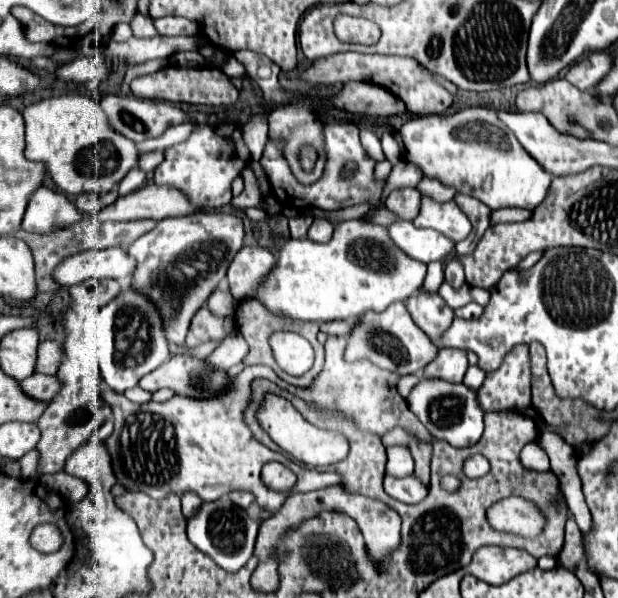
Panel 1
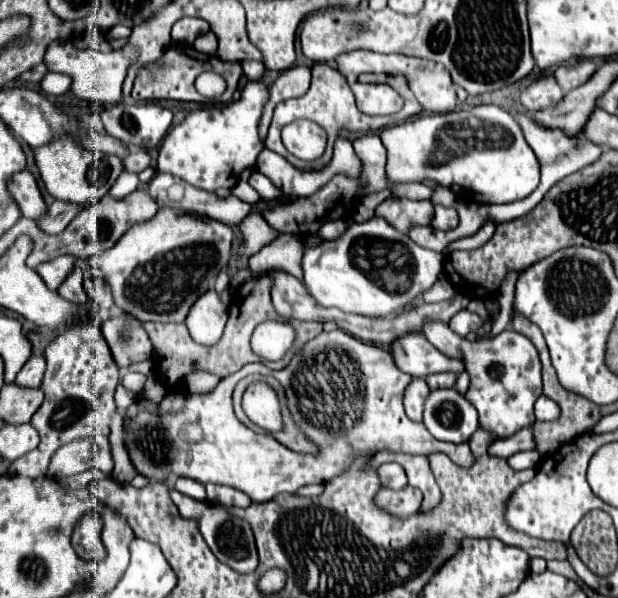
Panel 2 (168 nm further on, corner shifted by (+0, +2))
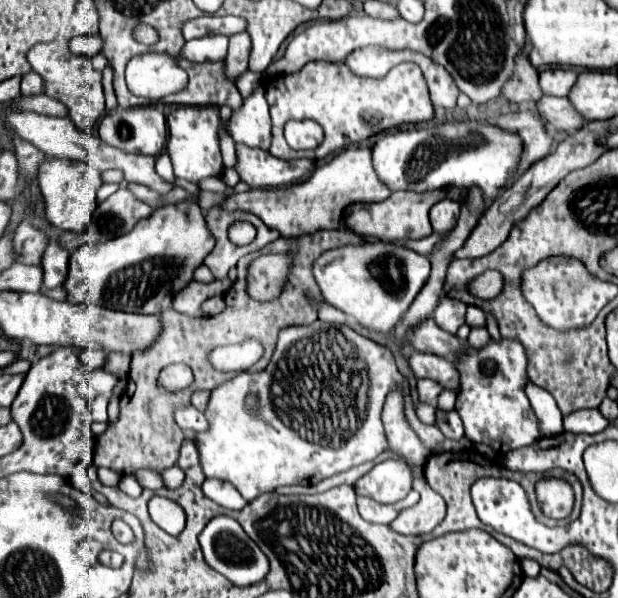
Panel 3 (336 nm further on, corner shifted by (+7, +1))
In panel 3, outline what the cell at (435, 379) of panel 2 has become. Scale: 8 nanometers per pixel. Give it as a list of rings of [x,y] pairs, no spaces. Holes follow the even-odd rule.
[[[418,380],[418,394],[420,394],[420,400],[426,404],[436,404],[442,390],[444,388],[434,380]]]

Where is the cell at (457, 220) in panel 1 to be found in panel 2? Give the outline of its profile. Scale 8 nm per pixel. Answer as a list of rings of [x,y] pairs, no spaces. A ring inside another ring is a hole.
[[[435,205],[435,217],[433,217],[433,227],[441,229],[441,231],[449,231],[455,229],[459,223],[457,219],[457,209],[455,207],[443,207],[443,205]]]

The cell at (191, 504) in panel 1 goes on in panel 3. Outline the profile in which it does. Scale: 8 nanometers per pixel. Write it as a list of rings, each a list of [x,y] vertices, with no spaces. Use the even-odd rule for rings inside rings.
[[[172,466],[172,468],[166,468],[166,470],[162,472],[162,478],[164,478],[164,484],[174,490],[174,488],[182,486],[182,482],[184,482],[184,472],[182,472],[178,466]]]

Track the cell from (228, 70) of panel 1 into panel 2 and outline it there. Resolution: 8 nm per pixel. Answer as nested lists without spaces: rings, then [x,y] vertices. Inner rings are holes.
[[[243,61],[243,73],[249,81],[259,81],[265,73],[265,65],[261,61]]]

